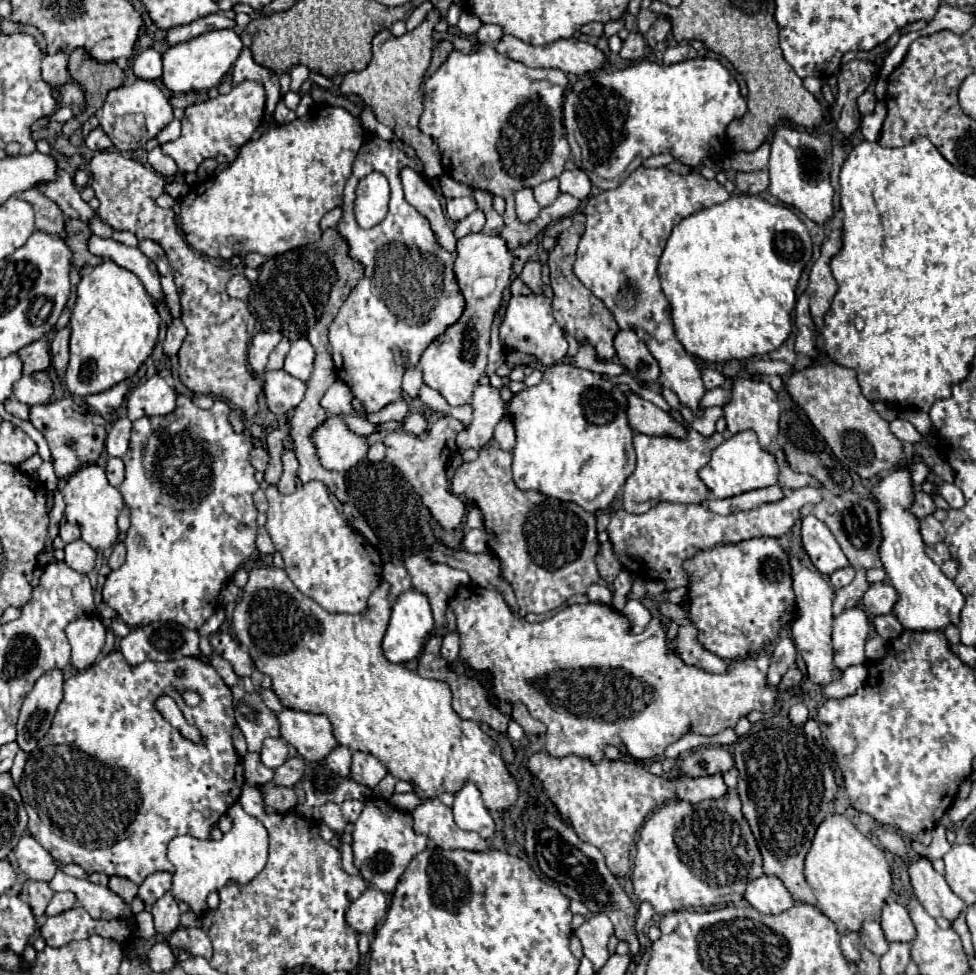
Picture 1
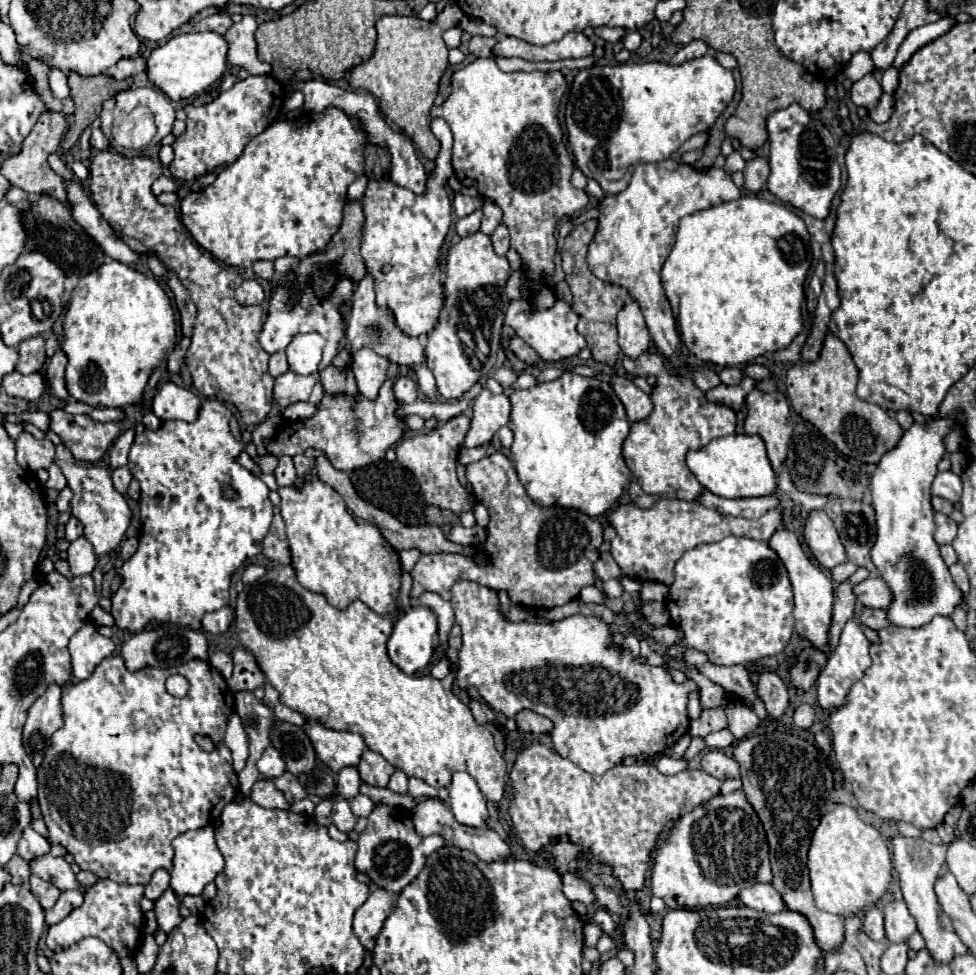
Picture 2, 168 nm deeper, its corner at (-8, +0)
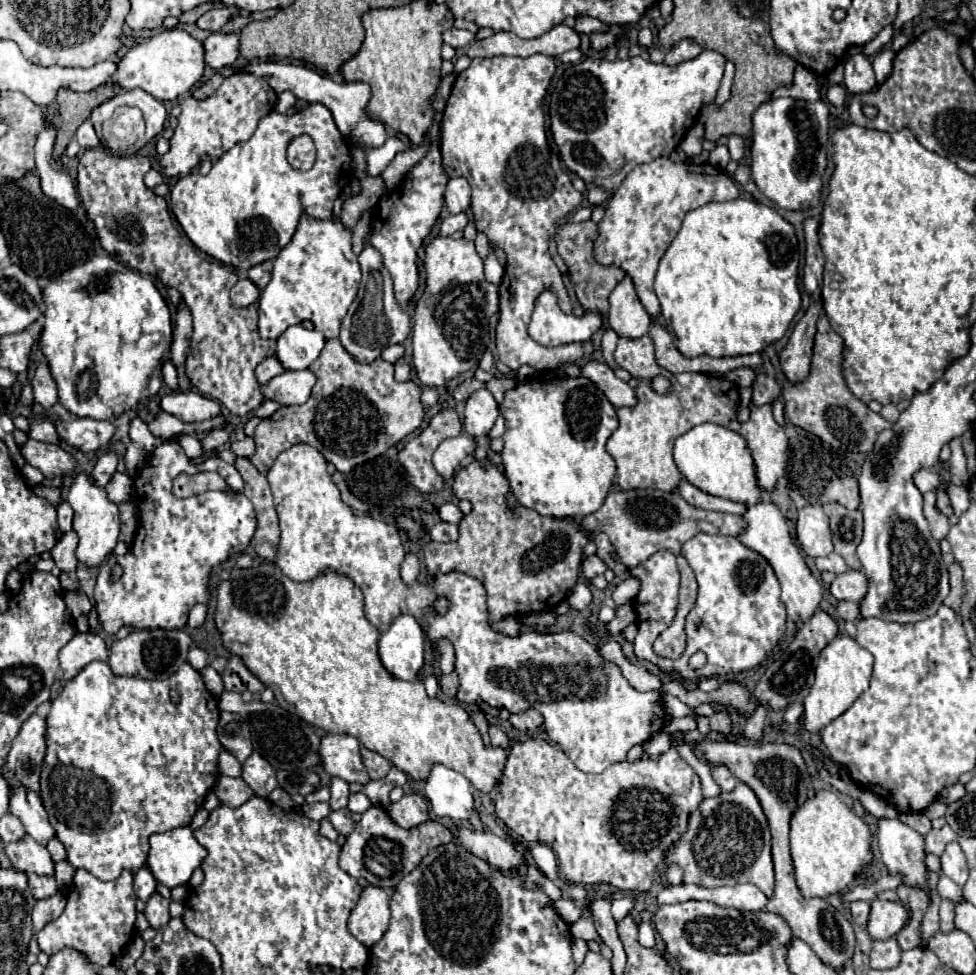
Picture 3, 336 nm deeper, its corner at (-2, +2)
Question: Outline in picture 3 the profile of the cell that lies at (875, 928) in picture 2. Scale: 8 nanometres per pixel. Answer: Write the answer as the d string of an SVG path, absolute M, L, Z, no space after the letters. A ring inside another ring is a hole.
M850 902L850 914L852 914L854 924L866 926L866 920L870 914L870 904L868 902Z

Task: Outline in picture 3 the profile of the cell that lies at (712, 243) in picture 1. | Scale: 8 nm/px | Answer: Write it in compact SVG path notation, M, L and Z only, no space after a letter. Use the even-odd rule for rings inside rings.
M738 198L690 210L678 236L664 252L654 282L656 296L668 302L664 314L676 336L674 346L688 358L700 354L722 358L762 352L768 344L780 340L801 307L798 258L794 226L760 202Z

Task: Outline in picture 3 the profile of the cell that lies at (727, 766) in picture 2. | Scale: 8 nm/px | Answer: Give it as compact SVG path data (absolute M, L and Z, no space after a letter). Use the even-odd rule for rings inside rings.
M712 766L712 778L722 788L722 792L732 792L738 784L738 778L726 766Z

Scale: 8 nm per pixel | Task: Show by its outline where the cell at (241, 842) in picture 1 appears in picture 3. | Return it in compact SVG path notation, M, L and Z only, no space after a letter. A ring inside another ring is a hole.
M188 826L174 828L150 836L146 868L160 884L176 888L190 880L192 870L202 864L206 854L206 848L196 842Z

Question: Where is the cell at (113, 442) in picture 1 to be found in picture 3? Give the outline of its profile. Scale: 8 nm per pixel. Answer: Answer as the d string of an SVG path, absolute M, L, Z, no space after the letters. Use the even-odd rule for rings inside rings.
M106 452L106 454L102 454L102 456L98 458L94 470L90 472L90 478L94 480L96 486L104 488L104 486L110 482L112 474L116 472L116 466L118 466L118 458L116 458L116 454L114 454L114 452Z

